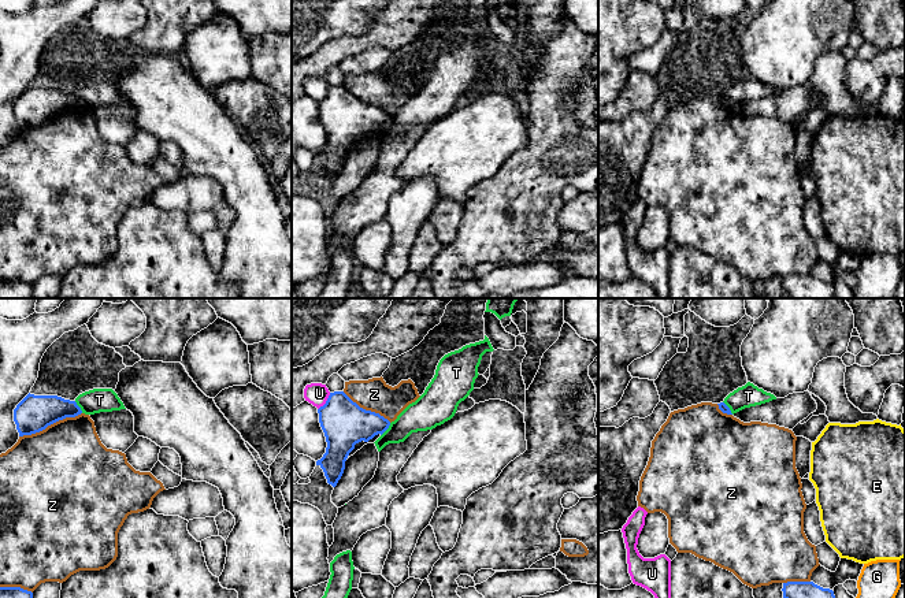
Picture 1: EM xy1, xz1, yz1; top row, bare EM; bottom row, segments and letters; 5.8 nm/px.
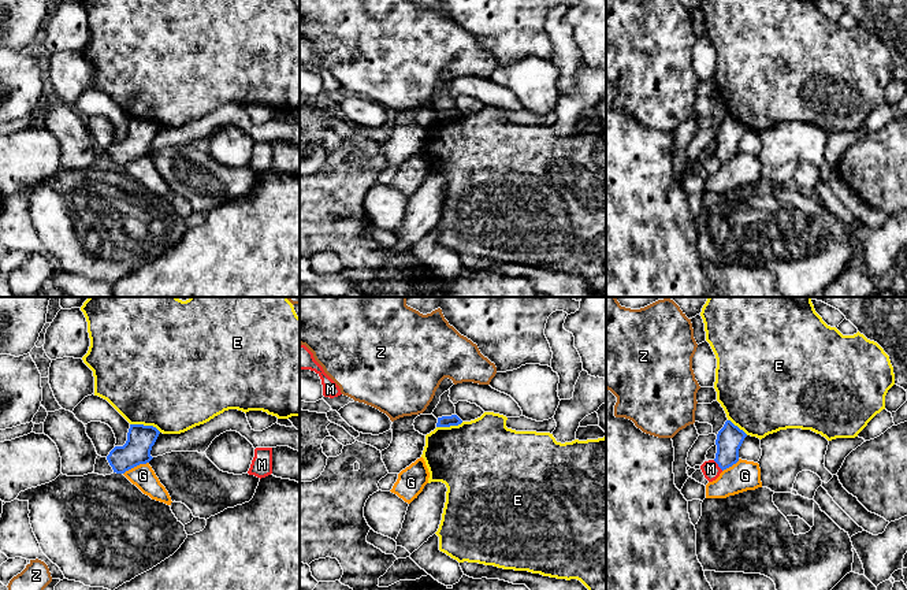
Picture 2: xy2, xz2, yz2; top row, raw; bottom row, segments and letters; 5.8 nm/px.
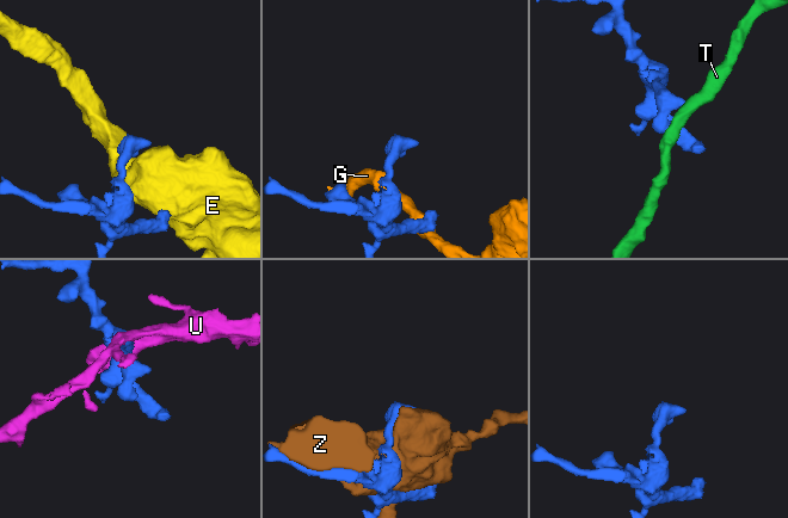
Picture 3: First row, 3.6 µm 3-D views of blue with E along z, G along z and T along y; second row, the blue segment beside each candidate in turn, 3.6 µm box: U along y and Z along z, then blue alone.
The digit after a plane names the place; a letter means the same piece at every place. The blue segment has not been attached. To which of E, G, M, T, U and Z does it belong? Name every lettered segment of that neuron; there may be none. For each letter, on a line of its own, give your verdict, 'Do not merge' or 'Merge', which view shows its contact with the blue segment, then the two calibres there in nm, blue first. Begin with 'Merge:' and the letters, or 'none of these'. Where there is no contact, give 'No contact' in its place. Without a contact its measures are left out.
Merge: none of these
E: Do not merge. Touches blue in xy2. Thickness 160 nm (blue) against 480 nm
G: Do not merge. Touches blue in xy2. Thickness 160 nm (blue) against 140 nm
M: Do not merge. Touches blue in yz2. Thickness 160 nm (blue) against 100 nm
T: Do not merge. Touches blue in xz1. Thickness 260 nm (blue) against 190 nm
U: Do not merge. Touches blue in xz1. Thickness 260 nm (blue) against 130 nm
Z: Do not merge. Touches blue in xy1. Thickness 220 nm (blue) against 480 nm

